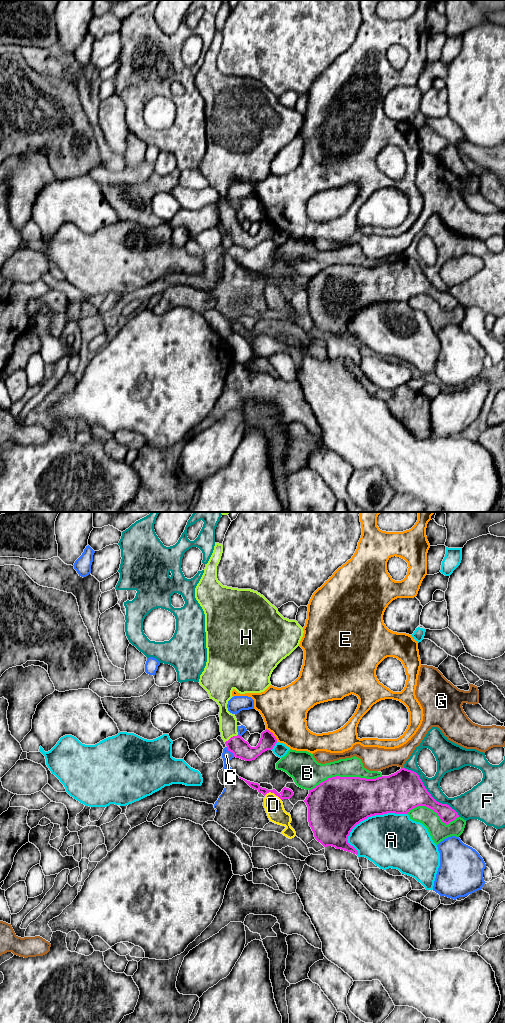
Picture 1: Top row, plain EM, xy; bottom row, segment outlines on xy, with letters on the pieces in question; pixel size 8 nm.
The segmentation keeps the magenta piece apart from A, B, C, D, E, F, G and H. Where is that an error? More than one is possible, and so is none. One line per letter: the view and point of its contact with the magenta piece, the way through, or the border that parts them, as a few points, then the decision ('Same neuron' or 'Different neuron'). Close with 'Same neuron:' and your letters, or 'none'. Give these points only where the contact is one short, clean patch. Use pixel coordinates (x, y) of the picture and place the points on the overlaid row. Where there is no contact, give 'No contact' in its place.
A: Touches magenta at xy (373, 815). Different neuron
B: Touches magenta at xy (345, 777). Different neuron
C: Touches magenta at xy (231, 751). Different neuron
D: Touches magenta at xy (273, 792). Different neuron
E: Touches magenta at xy (272, 734). Different neuron
F: Touches magenta at xy (428, 792). Different neuron
G: Touches magenta at xy (403, 767). Different neuron
H: Touches magenta at xy (231, 737). Path across: xy (240, 748), (231, 737), (228, 723). Same neuron
Same neuron: H

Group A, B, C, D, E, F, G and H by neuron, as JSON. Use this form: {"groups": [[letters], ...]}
{"groups": [["A"], ["B"], ["C"], ["D"], ["E"], ["F"], ["G"], ["H"]]}

